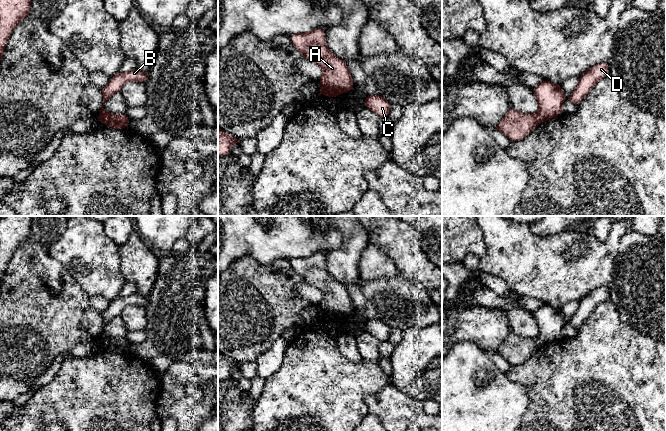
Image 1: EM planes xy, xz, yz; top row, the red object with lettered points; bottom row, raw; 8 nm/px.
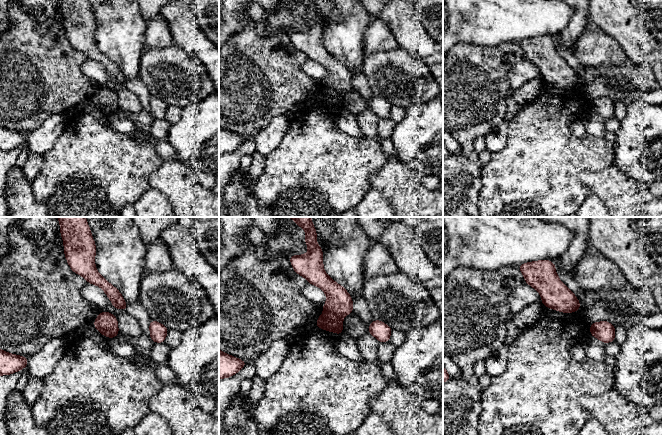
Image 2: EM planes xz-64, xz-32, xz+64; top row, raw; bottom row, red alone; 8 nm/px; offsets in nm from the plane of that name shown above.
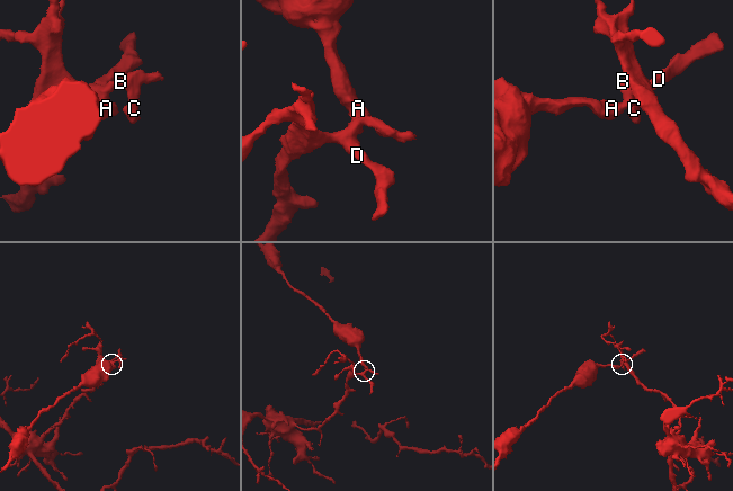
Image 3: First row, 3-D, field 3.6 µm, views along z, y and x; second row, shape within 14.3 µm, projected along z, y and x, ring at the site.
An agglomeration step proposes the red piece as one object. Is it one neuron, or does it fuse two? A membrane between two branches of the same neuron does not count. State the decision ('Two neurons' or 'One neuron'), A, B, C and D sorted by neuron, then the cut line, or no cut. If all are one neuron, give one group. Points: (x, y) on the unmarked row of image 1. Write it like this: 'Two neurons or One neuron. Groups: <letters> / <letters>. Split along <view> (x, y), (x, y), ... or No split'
Two neurons. Groups: A / B C D. Split along xz (322, 311), (332, 311), (340, 315)

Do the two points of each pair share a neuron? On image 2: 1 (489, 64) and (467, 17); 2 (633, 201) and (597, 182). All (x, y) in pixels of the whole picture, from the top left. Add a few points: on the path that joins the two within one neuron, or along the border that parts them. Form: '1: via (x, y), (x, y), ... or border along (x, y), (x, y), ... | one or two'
1: border along (503, 41), (497, 45), (456, 45) | two
2: via (624, 197), (611, 185), (606, 184) | one

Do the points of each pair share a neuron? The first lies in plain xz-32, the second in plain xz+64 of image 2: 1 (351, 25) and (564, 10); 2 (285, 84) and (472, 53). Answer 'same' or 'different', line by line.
1: different
2: same

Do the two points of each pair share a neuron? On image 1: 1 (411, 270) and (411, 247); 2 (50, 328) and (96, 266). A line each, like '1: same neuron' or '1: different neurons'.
1: same neuron
2: different neurons

